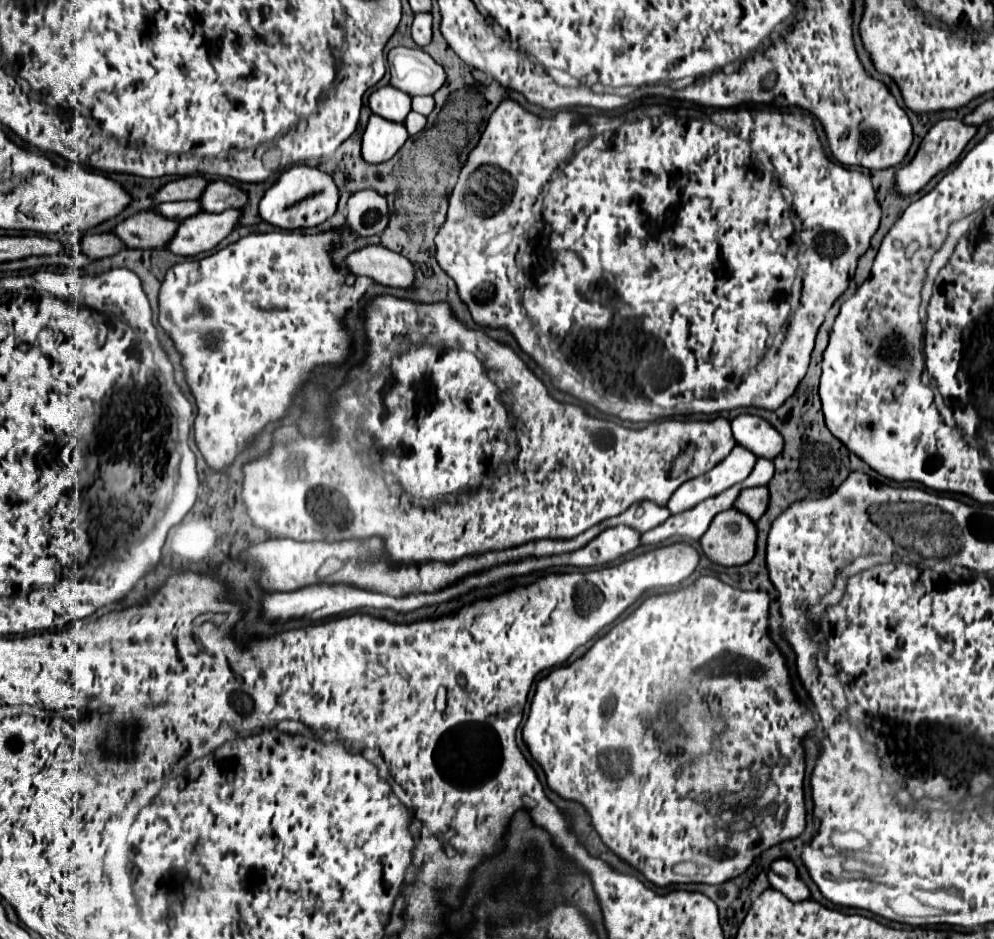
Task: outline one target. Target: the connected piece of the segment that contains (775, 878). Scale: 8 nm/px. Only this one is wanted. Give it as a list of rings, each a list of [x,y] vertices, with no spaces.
[[[779,858],[771,862],[767,870],[767,878],[773,890],[779,890],[783,896],[787,896],[793,902],[809,898],[809,888],[799,880],[795,864],[787,858]]]

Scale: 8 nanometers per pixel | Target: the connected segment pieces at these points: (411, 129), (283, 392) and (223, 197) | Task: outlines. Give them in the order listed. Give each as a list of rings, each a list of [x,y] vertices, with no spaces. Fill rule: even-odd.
[[[411,112],[409,116],[407,116],[407,120],[405,120],[405,126],[407,126],[407,132],[413,136],[413,134],[417,134],[417,132],[421,132],[423,130],[423,126],[425,126],[425,116],[423,114],[417,114],[417,112]]]
[[[349,228],[337,230],[337,232],[323,232],[323,234],[317,234],[317,236],[303,236],[302,233],[286,231],[251,233],[245,238],[241,238],[239,242],[215,252],[213,256],[203,258],[201,262],[197,262],[197,260],[195,262],[181,262],[181,264],[175,264],[173,268],[167,270],[161,292],[159,292],[159,324],[165,332],[169,332],[177,350],[183,354],[183,366],[185,366],[187,382],[191,386],[191,392],[197,400],[197,410],[199,410],[197,418],[195,418],[195,440],[197,440],[197,446],[199,446],[201,454],[205,456],[205,460],[211,468],[223,470],[225,466],[229,466],[235,460],[237,452],[247,444],[247,440],[251,440],[265,424],[277,422],[279,418],[283,418],[287,408],[289,408],[291,396],[297,392],[301,382],[305,382],[307,372],[311,368],[315,368],[317,364],[341,364],[345,360],[345,356],[349,354],[349,334],[345,332],[345,328],[341,324],[341,318],[343,318],[345,310],[351,308],[373,282],[369,278],[357,276],[353,286],[345,286],[343,278],[345,278],[347,270],[335,268],[331,264],[329,250],[333,246],[337,246],[341,240],[347,240],[347,238],[349,238]]]
[[[215,180],[215,182],[207,184],[207,188],[197,198],[197,202],[203,208],[203,212],[207,210],[207,212],[219,214],[219,212],[229,210],[229,208],[239,208],[237,196],[239,196],[239,204],[247,202],[247,194],[241,188],[231,186],[225,180]]]

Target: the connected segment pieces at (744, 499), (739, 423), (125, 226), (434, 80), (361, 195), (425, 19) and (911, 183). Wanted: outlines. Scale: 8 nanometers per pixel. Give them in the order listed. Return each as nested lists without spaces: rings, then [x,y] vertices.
[[[765,486],[749,488],[739,494],[739,500],[735,500],[733,508],[747,514],[753,522],[757,522],[767,510],[767,502],[769,502],[769,490]]]
[[[739,414],[731,420],[731,426],[737,444],[751,450],[755,456],[773,460],[773,456],[777,456],[783,450],[783,438],[761,416]]]
[[[147,210],[119,222],[113,228],[113,234],[125,244],[125,248],[163,248],[175,230],[177,220],[169,220]]]
[[[393,48],[389,52],[391,86],[403,90],[409,96],[435,94],[443,82],[443,68],[421,48]]]
[[[359,190],[347,202],[347,224],[359,236],[381,234],[387,226],[387,202],[375,190]]]
[[[417,12],[413,26],[411,26],[411,36],[419,46],[425,46],[431,42],[431,14],[429,12]]]
[[[941,120],[935,126],[931,126],[931,130],[923,138],[923,142],[921,142],[917,154],[913,156],[913,160],[909,164],[901,166],[895,172],[893,192],[899,194],[899,196],[913,196],[913,194],[917,194],[937,172],[945,170],[949,164],[953,164],[959,158],[959,154],[963,152],[967,142],[975,136],[975,132],[977,132],[975,126],[967,126],[961,120]]]

